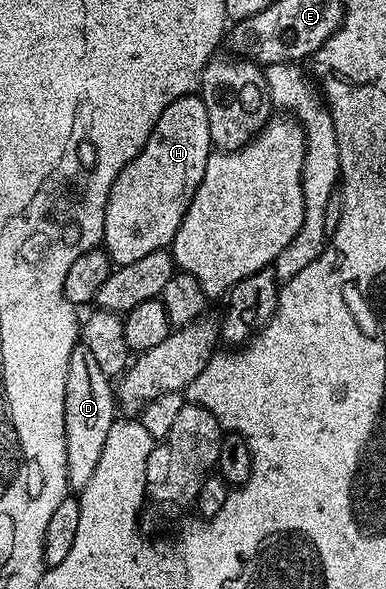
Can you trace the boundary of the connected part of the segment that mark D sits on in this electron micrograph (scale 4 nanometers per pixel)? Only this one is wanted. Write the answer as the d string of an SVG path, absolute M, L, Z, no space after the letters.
M82 342L76 344L65 378L65 458L67 483L72 489L82 490L93 478L93 470L97 470L97 462L101 462L109 426L117 419L115 408L117 410L117 392L112 377L97 366L97 358L93 358L89 346Z

